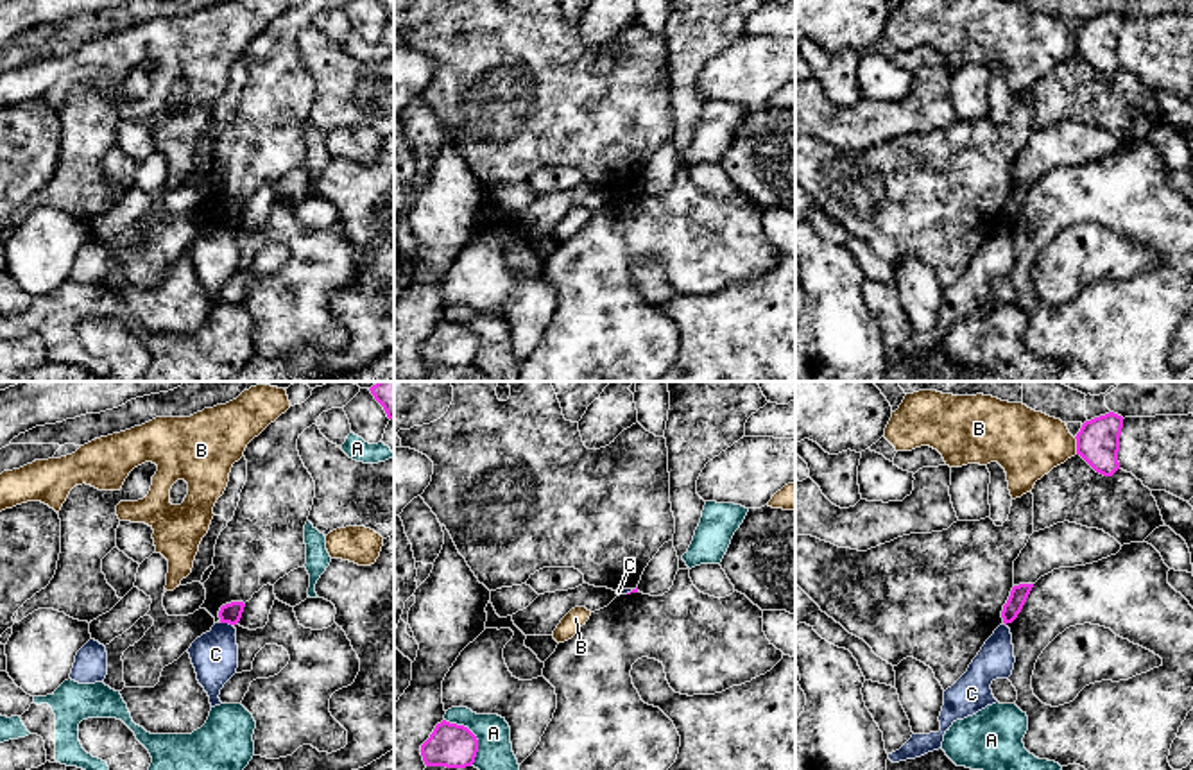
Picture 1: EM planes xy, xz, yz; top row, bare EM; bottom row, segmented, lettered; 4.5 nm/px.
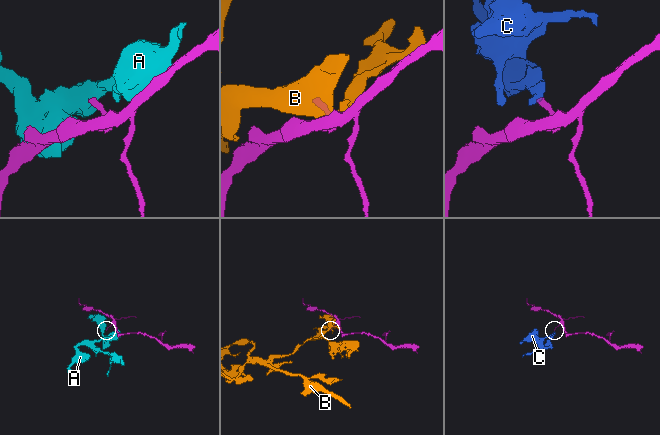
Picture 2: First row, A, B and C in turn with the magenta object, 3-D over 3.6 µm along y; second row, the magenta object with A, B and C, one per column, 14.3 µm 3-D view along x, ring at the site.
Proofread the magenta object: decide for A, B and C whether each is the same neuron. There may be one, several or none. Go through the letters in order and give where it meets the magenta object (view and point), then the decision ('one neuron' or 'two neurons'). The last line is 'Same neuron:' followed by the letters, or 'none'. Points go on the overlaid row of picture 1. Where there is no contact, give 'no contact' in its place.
A: meets magenta in xz at (473, 735); two neurons
B: meets magenta in yz at (1077, 446); two neurons
C: meets magenta in xy at (226, 622); two neurons
Same neuron: none

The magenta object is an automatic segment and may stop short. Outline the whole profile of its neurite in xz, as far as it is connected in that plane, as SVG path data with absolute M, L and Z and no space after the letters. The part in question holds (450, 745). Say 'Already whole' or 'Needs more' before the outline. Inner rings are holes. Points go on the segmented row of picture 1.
Already whole. M442 720L421 745L426 766L466 768L475 763L478 752L476 736L464 725Z

